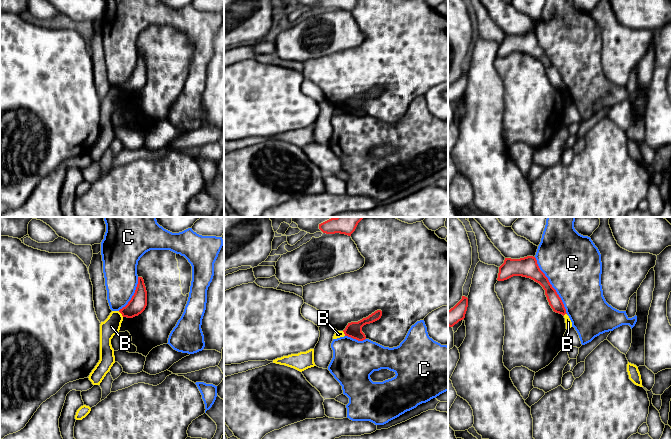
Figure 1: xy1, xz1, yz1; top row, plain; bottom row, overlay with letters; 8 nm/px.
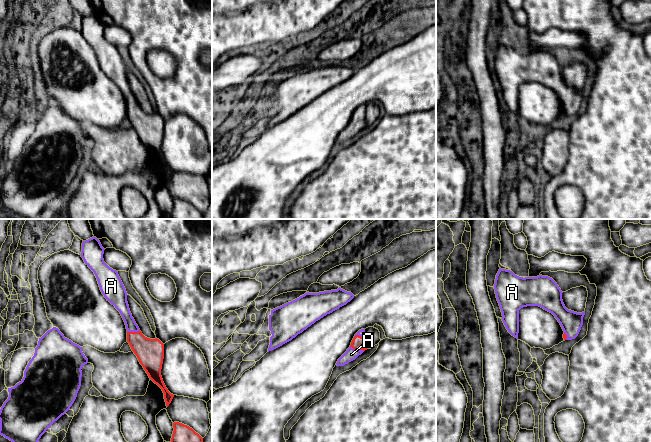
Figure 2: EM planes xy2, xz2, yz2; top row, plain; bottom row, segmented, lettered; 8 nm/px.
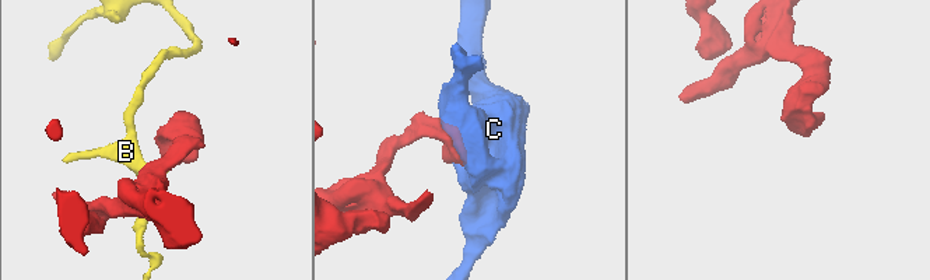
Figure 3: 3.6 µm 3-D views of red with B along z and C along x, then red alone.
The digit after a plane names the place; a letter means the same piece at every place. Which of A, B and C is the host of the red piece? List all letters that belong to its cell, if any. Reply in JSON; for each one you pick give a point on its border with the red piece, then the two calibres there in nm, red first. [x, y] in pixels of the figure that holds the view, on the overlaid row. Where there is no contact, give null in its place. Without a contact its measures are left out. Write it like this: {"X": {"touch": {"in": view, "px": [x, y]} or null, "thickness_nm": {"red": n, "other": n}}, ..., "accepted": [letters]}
{"A": {"touch": {"in": "xz2", "px": [357, 349]}, "thickness_nm": {"red": 110, "other": 100}}, "accepted": ["A"]}

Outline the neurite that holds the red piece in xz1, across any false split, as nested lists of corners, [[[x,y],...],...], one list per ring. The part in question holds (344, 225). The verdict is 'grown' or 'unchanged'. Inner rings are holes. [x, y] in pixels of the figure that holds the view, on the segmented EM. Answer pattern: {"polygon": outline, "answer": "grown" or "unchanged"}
{"polygon": [[[336,217],[331,218],[321,224],[319,224],[319,229],[326,234],[345,234],[351,236],[355,231],[358,223],[364,217]]], "answer": "unchanged"}

